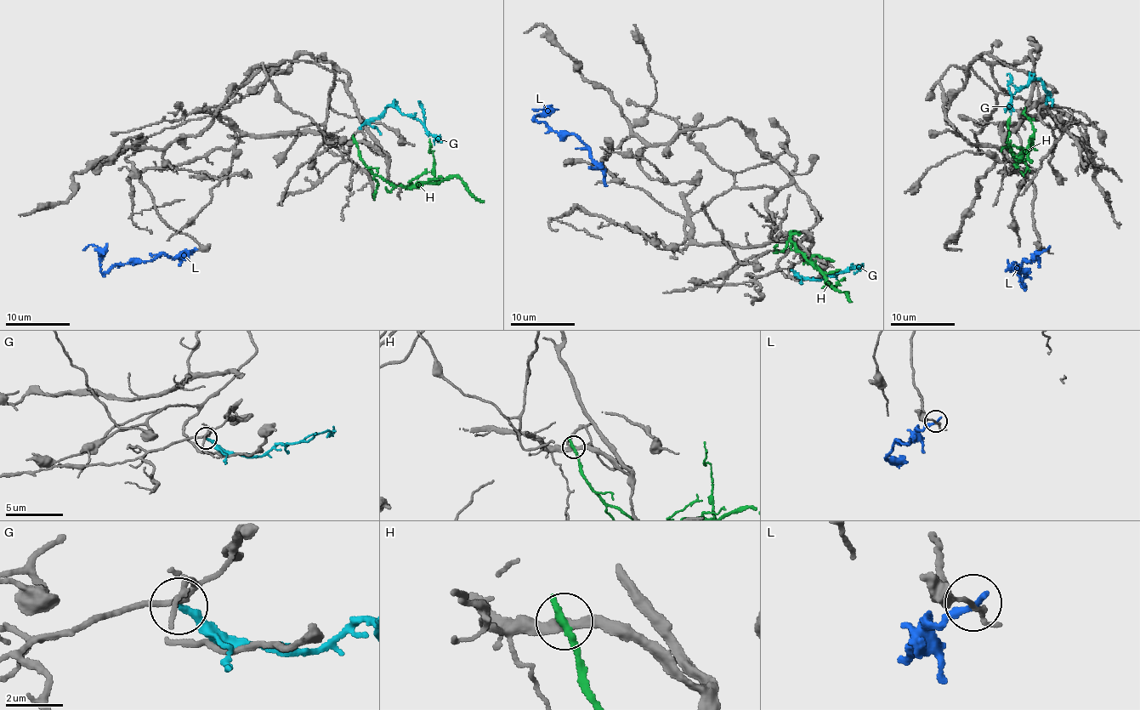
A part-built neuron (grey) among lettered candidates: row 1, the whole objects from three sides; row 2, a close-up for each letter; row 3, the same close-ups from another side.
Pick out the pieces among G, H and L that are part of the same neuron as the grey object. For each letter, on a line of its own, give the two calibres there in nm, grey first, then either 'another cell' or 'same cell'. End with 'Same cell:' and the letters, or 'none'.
G: 200 nm thick on the grey side, 240 nm on the other; same cell
H: 360 nm thick on the grey side, 280 nm on the other; another cell
L: 140 nm thick on the grey side, 280 nm on the other; another cell
Same cell: G

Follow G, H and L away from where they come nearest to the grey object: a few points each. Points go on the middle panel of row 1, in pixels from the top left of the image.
G: (790, 269), (806, 279), (825, 277), (859, 264), (863, 268), (862, 263)
H: (795, 232), (789, 231), (799, 252), (842, 292), (846, 292), (851, 301)
L: (605, 182), (603, 169), (592, 158), (587, 145), (574, 134), (560, 135), (535, 118), (547, 110), (532, 109)

